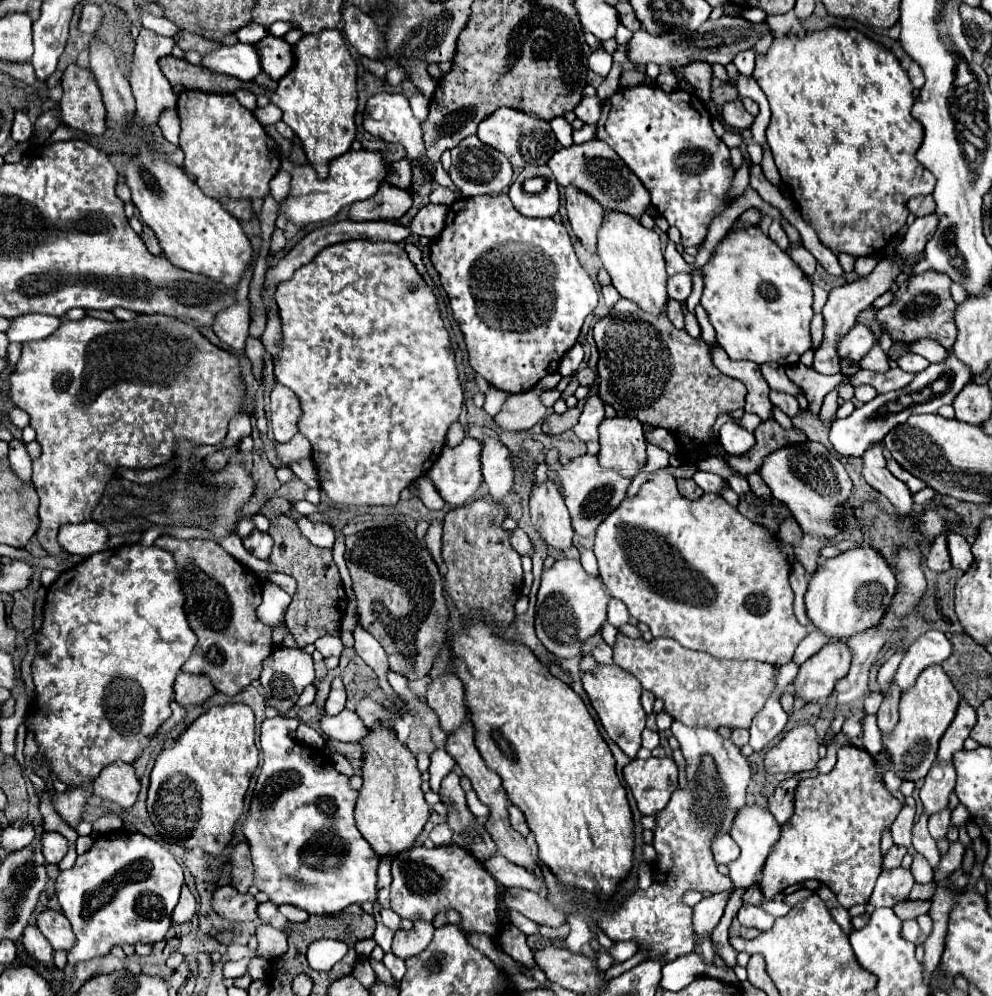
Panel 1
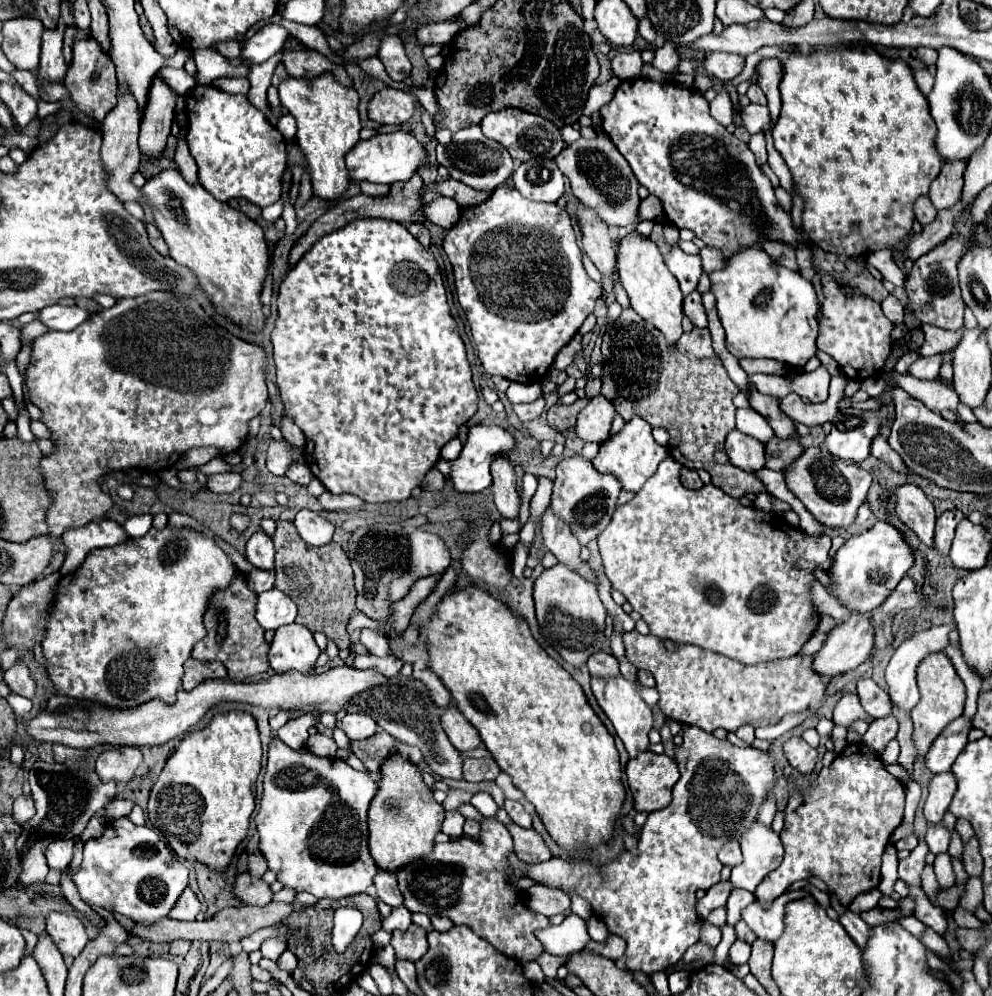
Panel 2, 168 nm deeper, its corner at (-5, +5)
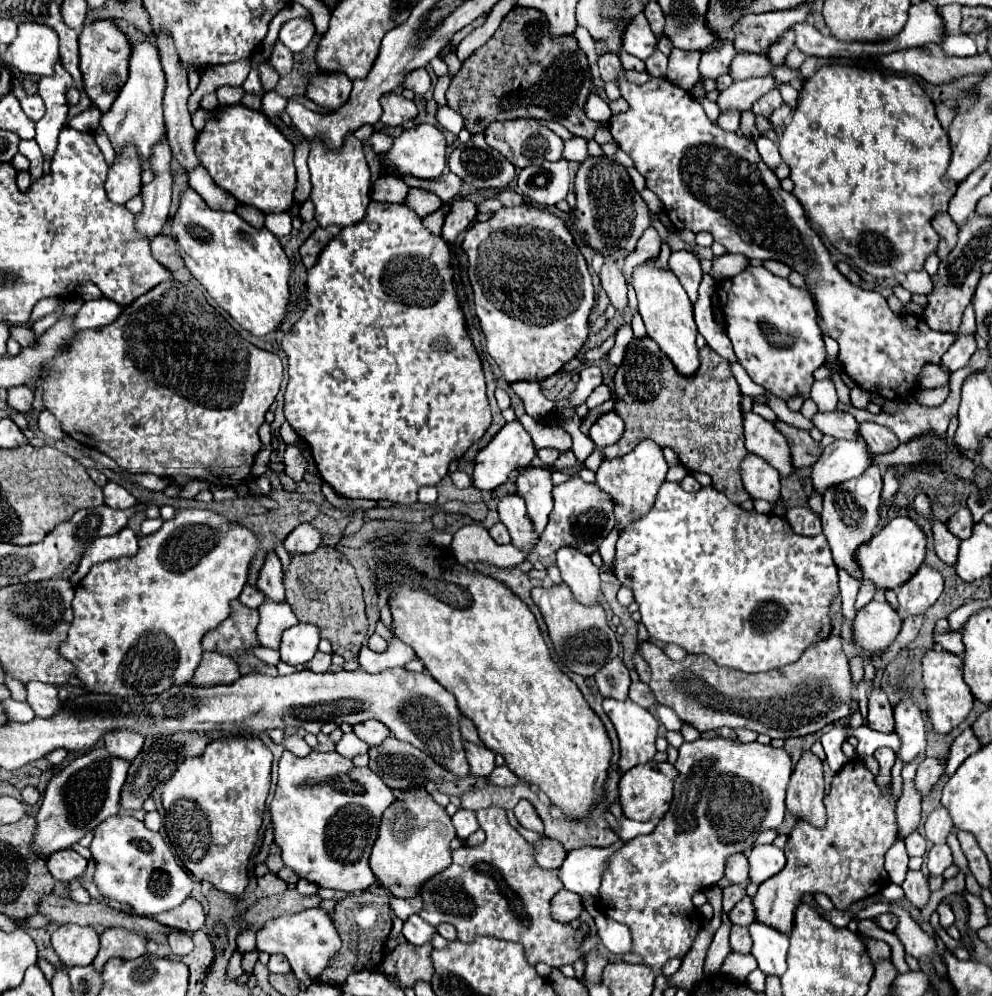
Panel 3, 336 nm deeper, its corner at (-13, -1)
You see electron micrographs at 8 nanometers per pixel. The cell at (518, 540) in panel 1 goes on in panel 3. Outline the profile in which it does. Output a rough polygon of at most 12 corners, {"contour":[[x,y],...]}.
{"contour":[[502,522],[490,528],[496,544],[510,544],[510,532]]}

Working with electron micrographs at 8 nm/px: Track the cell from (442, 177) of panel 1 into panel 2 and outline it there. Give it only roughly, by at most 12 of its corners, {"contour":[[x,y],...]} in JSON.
{"contour":[[382,88],[368,102],[378,124],[402,124],[414,114],[406,90]]}

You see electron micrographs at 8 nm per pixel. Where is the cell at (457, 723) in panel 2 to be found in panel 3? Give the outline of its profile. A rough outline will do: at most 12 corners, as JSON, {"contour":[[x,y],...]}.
{"contour":[[464,742],[470,772],[488,776],[494,752],[482,744]]}

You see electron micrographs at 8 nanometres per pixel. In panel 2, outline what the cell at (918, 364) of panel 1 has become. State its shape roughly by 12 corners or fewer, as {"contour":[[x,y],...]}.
{"contour":[[920,326],[922,356],[954,350],[962,330]]}

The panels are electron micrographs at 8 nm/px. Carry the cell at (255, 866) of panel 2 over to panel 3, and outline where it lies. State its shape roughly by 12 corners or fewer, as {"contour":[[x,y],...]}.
{"contour":[[276,844],[270,846],[266,866],[278,874],[284,866]]}

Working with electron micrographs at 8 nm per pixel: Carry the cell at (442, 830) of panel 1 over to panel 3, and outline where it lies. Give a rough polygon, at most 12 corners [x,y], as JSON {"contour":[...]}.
{"contour":[[458,810],[452,816],[456,836],[464,842],[480,828],[474,812]]}

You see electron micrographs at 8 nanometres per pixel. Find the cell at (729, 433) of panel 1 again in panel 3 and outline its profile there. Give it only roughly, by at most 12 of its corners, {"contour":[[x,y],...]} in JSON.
{"contour":[[748,454],[740,474],[752,498],[780,496],[780,472]]}

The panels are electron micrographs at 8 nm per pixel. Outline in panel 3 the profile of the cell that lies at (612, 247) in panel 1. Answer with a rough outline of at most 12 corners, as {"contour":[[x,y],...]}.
{"contour":[[656,260],[634,268],[648,336],[678,372],[700,366],[692,302]]}

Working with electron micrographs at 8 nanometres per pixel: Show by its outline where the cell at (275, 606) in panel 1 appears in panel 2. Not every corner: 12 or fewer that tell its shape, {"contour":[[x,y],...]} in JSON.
{"contour":[[280,590],[258,594],[256,620],[264,630],[292,624],[296,604]]}

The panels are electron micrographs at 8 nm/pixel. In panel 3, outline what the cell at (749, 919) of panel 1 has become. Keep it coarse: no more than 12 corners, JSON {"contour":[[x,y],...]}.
{"contour":[[750,924],[752,956],[766,976],[786,972],[788,936]]}

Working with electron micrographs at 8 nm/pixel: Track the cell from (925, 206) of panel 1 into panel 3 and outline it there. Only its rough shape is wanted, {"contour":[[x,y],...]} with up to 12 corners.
{"contour":[[946,212],[932,218],[940,236],[936,254],[944,260],[958,240],[958,226]]}

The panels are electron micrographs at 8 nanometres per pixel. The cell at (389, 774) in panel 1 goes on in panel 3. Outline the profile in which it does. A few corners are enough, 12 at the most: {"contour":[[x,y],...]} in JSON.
{"contour":[[422,788],[382,816],[370,868],[398,898],[450,866],[456,832]]}

